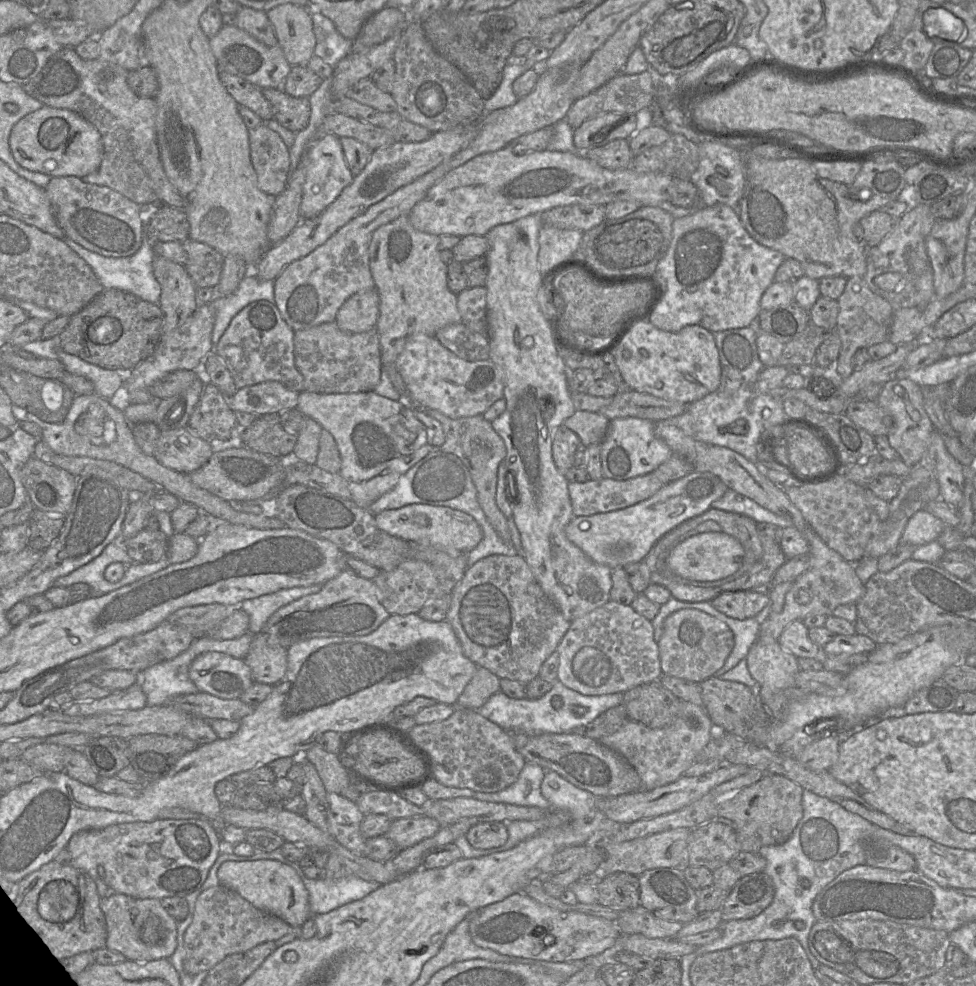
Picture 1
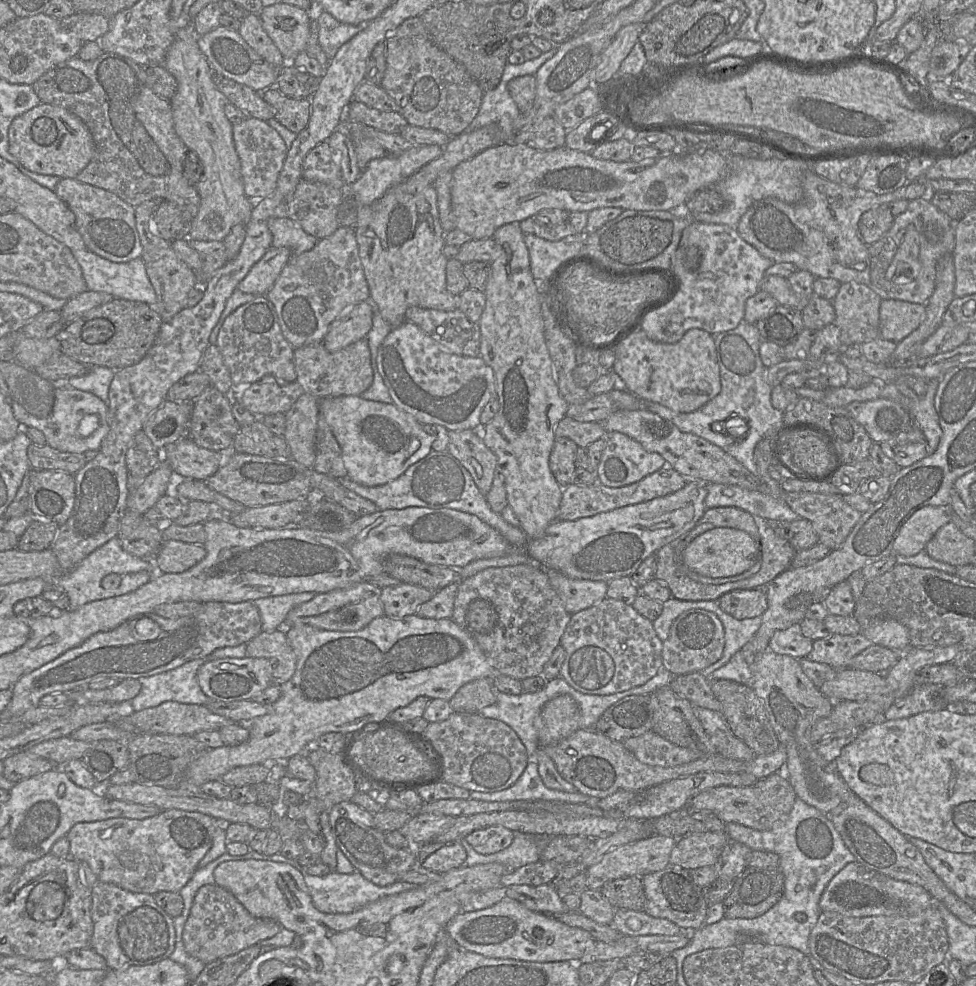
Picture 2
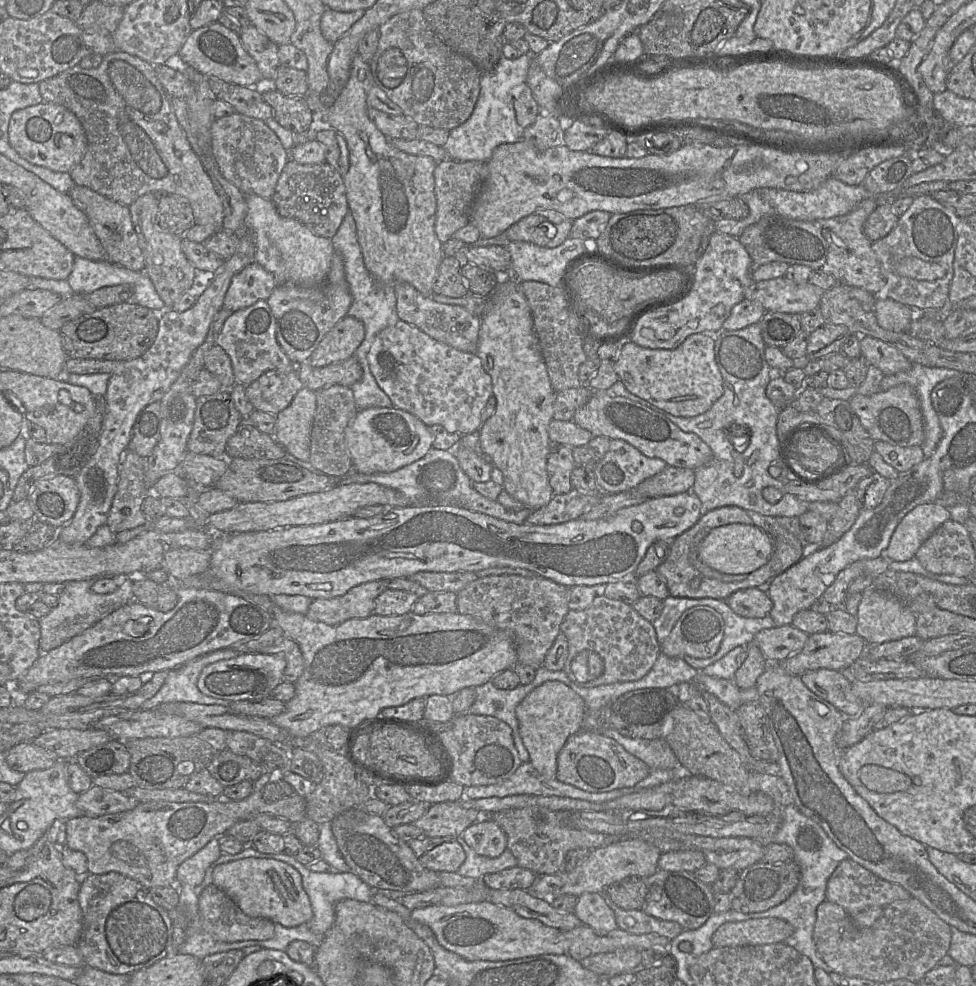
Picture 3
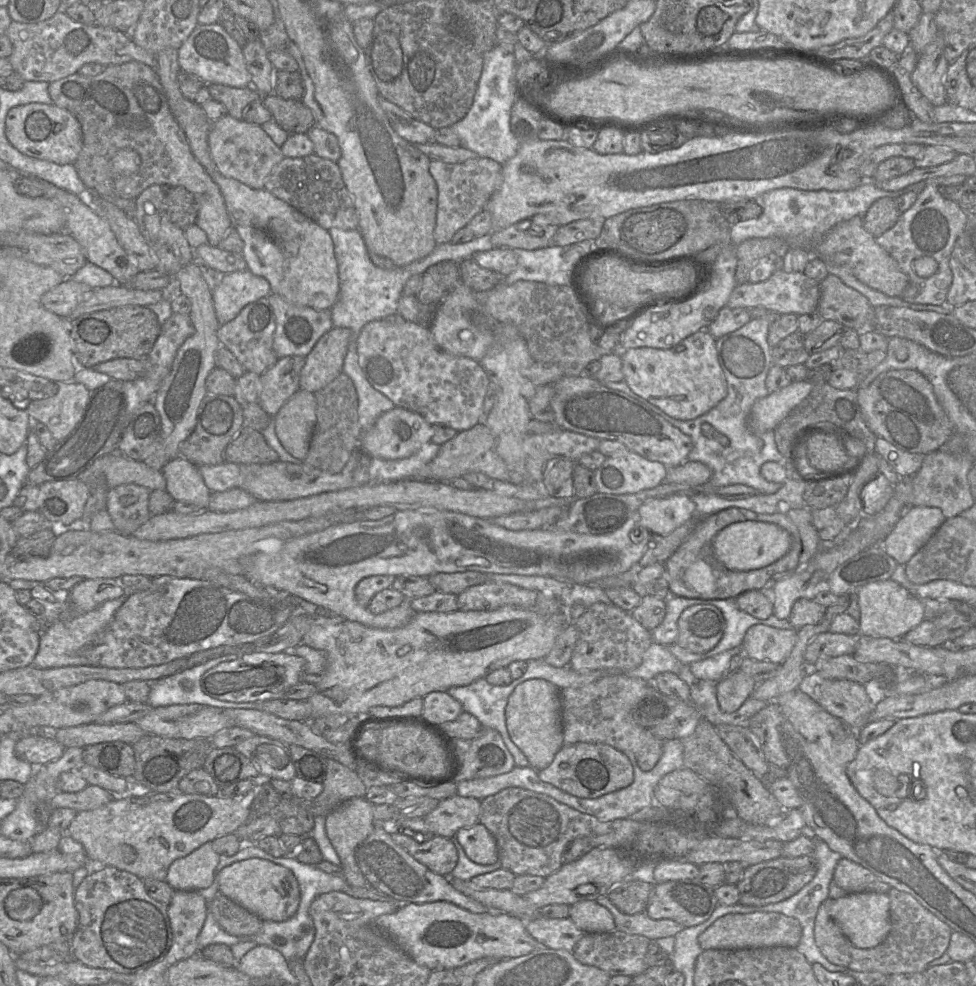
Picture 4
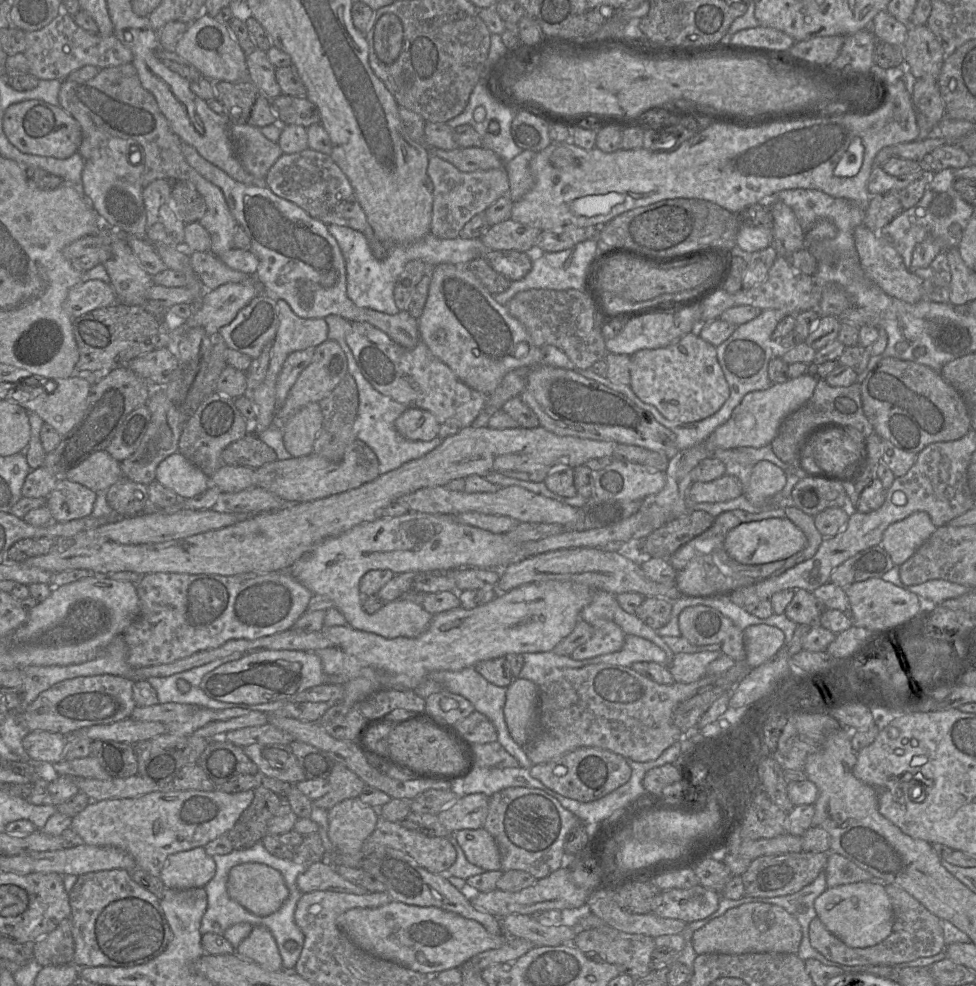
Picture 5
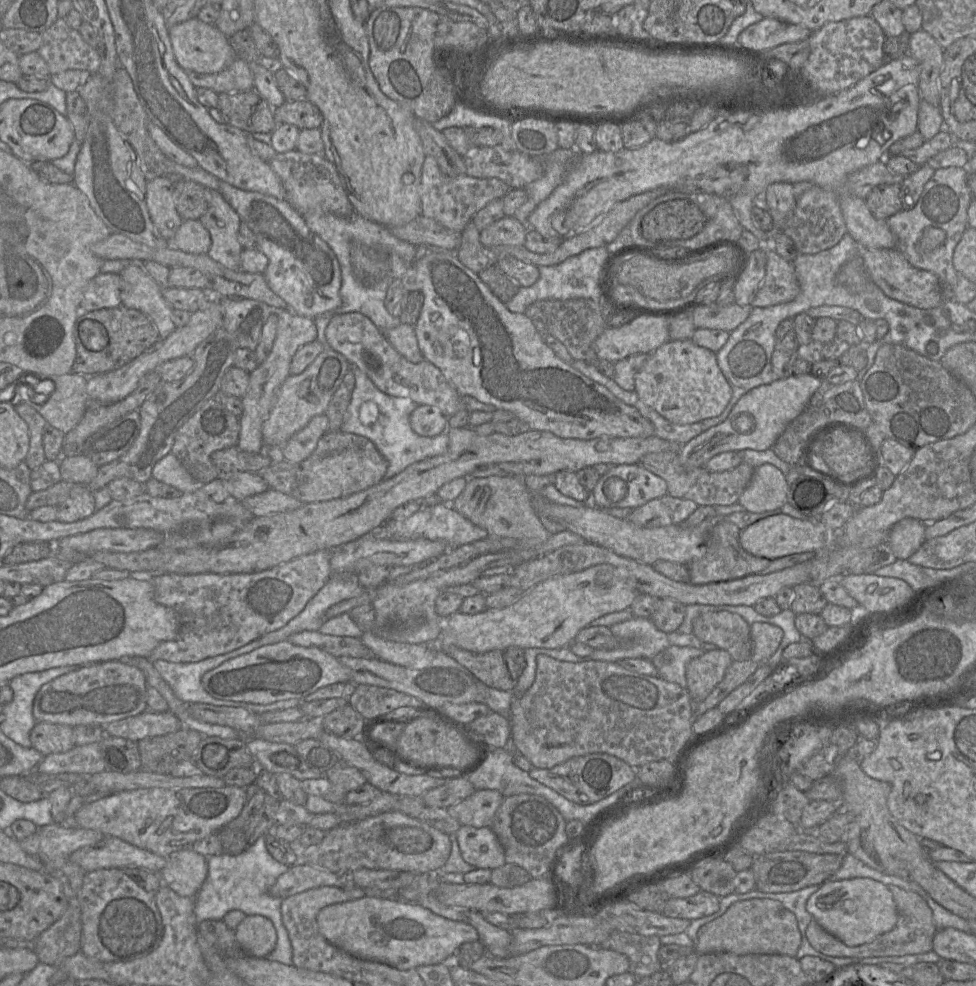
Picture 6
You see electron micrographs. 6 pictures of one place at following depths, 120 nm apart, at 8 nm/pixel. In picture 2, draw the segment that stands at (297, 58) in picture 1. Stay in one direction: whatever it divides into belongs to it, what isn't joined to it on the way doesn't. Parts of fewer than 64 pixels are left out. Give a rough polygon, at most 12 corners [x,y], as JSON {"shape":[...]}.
{"shape":[[274,4],[258,15],[285,63],[305,52],[310,12]]}

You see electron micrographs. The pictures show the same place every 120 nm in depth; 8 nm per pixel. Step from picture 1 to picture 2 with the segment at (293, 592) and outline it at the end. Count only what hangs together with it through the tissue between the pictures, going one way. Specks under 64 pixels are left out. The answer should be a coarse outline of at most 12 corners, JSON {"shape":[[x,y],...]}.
{"shape":[[301,592],[252,601],[262,631],[284,630],[288,613],[312,600]]}

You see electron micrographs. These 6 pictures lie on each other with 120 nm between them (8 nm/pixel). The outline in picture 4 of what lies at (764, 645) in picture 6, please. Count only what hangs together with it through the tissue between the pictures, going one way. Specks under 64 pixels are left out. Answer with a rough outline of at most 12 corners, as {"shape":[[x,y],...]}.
{"shape":[[753,625],[742,652],[756,661],[782,664],[797,630]]}

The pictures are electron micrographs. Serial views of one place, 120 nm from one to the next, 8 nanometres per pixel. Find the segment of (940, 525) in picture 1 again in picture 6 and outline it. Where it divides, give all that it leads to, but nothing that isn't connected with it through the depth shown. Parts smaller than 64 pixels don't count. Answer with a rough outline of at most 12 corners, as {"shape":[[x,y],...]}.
{"shape":[[904,518],[889,530],[897,559],[907,560],[924,543],[926,525]]}

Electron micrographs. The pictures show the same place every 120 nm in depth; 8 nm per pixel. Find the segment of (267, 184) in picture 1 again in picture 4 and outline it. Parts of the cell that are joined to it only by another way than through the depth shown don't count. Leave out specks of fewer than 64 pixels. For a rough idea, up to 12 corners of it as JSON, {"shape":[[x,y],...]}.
{"shape":[[212,122],[218,173],[265,188],[284,158],[260,125]]}

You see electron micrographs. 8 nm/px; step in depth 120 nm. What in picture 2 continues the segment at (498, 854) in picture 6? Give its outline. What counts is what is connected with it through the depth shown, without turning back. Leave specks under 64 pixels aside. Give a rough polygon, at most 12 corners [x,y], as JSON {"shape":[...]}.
{"shape":[[503,826],[477,829],[465,839],[479,854],[507,848],[514,832]]}

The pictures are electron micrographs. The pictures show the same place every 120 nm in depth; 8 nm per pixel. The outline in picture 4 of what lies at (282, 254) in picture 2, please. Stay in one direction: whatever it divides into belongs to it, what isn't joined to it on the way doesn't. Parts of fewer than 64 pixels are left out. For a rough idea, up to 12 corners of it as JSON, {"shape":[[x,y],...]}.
{"shape":[[248,269],[221,275],[212,291],[219,324],[270,294]]}

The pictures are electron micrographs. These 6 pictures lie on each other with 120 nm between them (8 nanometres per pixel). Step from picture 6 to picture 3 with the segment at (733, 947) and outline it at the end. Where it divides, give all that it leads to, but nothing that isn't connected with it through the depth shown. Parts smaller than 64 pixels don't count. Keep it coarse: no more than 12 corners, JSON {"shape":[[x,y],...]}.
{"shape":[[779,918],[725,922],[714,947],[784,942],[794,927]]}

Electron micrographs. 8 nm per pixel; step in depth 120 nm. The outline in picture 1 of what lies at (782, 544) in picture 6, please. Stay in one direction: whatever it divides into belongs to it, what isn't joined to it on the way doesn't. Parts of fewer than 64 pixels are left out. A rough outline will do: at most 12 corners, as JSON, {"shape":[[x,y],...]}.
{"shape":[[723,531],[677,545],[669,569],[705,582],[735,573],[741,543]]}

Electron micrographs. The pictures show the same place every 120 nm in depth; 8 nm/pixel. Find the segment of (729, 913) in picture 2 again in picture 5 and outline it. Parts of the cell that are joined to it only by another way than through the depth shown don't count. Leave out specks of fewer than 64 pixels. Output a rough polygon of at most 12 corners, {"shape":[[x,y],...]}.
{"shape":[[828,853],[753,859],[745,896],[794,894],[825,870]]}

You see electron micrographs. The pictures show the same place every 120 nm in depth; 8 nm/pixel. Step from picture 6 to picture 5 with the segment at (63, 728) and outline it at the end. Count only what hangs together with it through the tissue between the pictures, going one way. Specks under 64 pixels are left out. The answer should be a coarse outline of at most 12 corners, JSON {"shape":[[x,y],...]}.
{"shape":[[31,731],[23,739],[30,761],[63,760],[68,737]]}

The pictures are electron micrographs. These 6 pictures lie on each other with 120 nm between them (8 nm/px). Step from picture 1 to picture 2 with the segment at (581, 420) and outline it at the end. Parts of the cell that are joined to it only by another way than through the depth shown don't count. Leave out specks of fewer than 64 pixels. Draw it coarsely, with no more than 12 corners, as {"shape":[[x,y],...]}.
{"shape":[[565,416],[555,438],[566,437],[578,447],[604,438],[601,422],[579,422]]}

